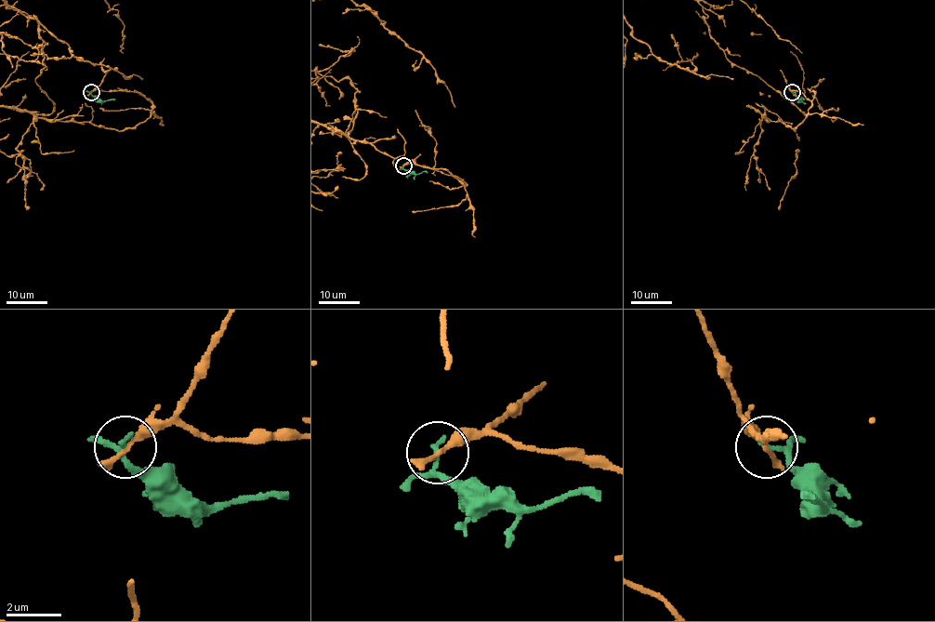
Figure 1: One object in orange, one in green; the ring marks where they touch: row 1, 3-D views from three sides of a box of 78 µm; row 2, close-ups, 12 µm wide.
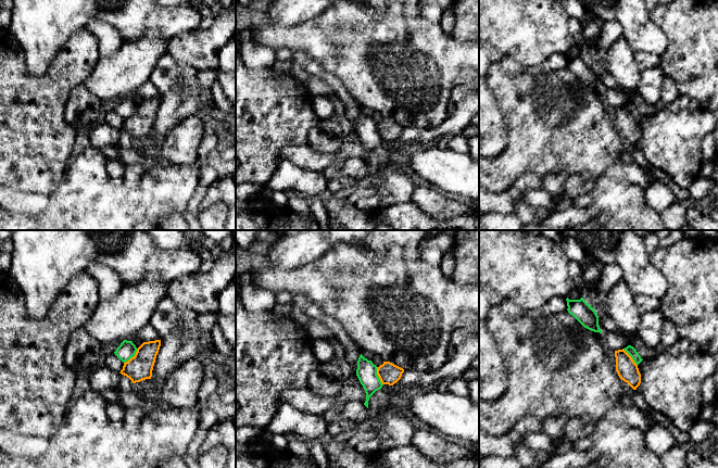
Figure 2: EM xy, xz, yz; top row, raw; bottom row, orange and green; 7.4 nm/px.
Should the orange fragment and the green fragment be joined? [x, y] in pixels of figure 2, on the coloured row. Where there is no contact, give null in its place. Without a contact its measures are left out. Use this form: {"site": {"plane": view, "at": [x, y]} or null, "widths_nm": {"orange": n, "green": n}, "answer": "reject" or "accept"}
{"site": {"plane": "xy", "at": [131, 357]}, "widths_nm": {"orange": 190, "green": 130}, "answer": "reject"}

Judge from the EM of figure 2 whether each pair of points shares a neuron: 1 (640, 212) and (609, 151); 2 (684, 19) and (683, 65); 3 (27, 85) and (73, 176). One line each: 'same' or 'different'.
1: different
2: same
3: different

